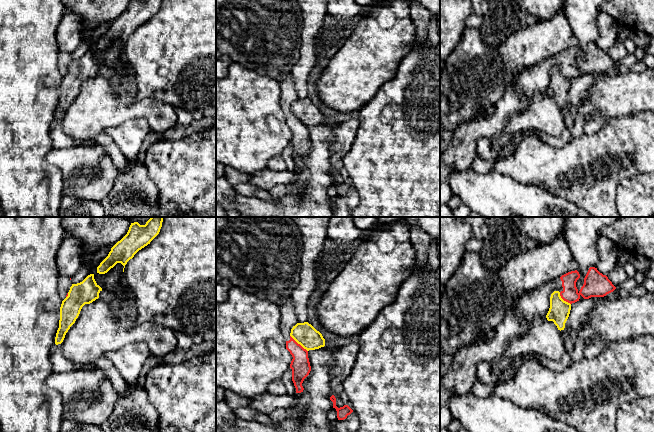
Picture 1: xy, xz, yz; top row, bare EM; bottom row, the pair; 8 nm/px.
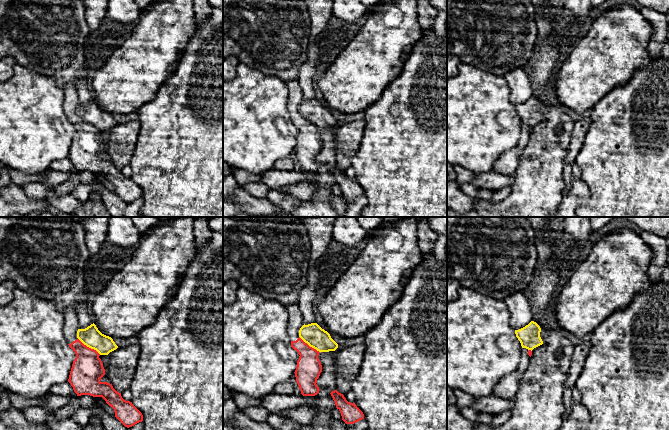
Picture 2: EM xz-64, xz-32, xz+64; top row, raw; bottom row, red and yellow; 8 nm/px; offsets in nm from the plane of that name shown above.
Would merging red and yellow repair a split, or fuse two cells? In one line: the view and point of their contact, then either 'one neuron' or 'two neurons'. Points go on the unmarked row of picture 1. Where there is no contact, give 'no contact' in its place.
xz (299, 120) | two neurons

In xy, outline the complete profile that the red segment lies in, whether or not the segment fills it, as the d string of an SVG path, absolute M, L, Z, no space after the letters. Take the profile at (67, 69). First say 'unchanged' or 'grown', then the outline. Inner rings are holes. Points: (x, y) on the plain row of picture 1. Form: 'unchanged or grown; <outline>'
grown; M60 52L58 55L58 70L62 76L64 76L68 72L68 68L70 63L72 62L72 57L69 53Z

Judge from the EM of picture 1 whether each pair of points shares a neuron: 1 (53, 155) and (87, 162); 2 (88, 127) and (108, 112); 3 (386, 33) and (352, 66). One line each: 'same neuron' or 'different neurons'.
1: same neuron
2: same neuron
3: same neuron

